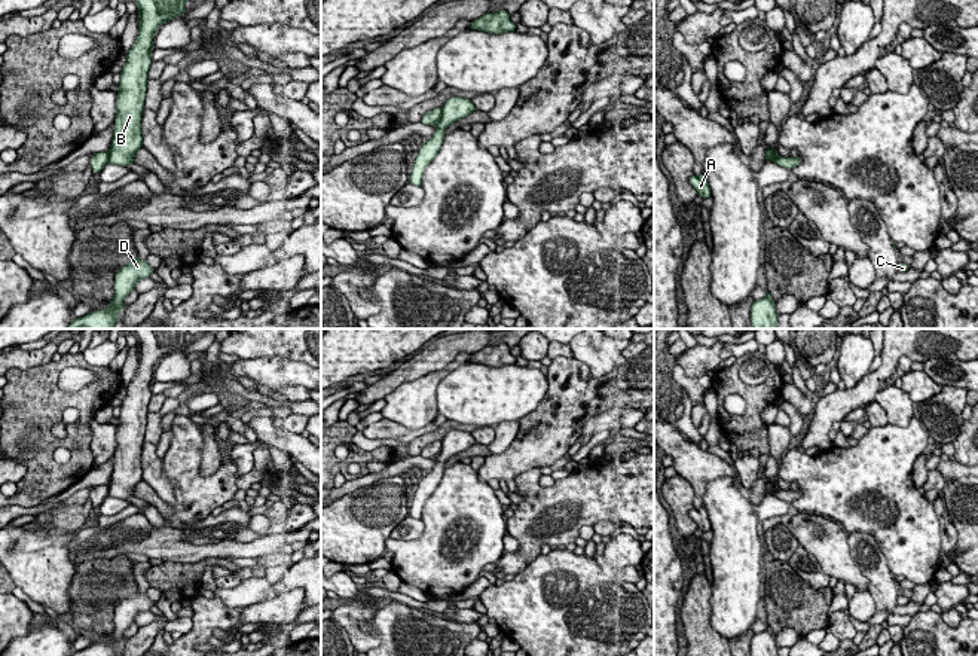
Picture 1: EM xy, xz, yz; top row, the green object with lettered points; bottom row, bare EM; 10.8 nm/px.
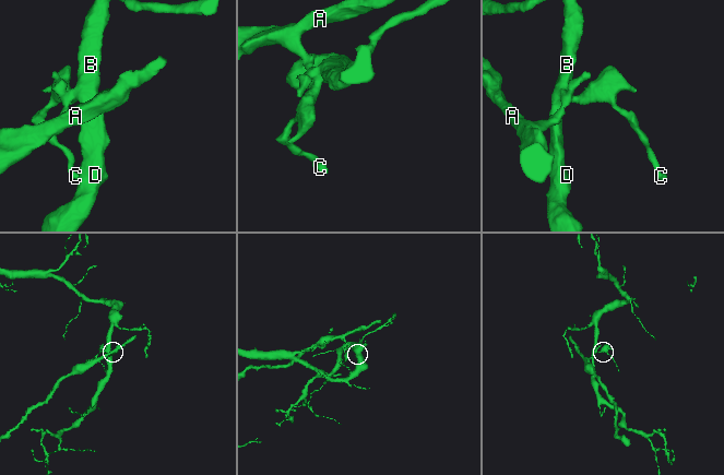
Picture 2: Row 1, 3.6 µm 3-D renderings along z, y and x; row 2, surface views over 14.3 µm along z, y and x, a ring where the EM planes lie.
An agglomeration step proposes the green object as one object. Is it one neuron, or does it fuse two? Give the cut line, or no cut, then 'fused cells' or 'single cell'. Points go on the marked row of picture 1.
xz (442, 107), (442, 116), (434, 124) | fused cells

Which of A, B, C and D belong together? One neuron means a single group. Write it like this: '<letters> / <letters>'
A / B C D

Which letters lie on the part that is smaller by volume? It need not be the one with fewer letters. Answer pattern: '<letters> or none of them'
A

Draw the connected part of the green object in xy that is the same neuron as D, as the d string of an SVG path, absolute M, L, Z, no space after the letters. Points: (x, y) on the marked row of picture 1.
M137 256L116 272L114 296L107 308L73 318L68 329L113 329L117 323L117 314L125 309L122 305L123 299L135 289L141 278L150 277L153 272L155 269Z

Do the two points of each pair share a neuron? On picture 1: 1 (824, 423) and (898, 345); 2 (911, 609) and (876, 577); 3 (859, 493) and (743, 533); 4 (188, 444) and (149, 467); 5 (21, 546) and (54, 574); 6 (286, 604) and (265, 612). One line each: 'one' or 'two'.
1: one
2: one
3: one
4: two
5: one
6: one

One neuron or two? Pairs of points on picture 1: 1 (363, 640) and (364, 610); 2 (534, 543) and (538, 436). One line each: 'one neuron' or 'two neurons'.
1: one neuron
2: two neurons

